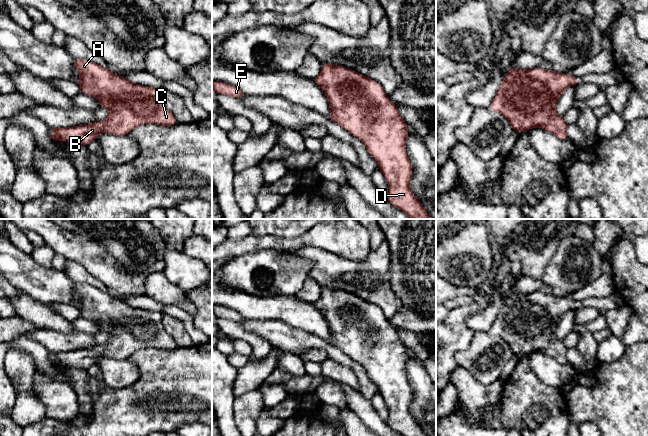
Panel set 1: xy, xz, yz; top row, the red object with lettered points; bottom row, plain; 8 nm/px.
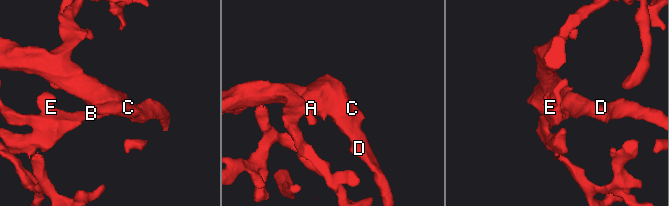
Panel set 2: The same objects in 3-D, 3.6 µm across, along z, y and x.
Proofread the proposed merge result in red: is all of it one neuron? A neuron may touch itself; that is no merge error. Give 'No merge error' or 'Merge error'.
No merge error

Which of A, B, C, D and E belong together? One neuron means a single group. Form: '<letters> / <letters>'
A B C D E

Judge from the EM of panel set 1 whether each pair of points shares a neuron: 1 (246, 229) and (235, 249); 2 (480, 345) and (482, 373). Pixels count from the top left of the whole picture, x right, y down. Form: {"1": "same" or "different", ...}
{"1": "different", "2": "same"}

